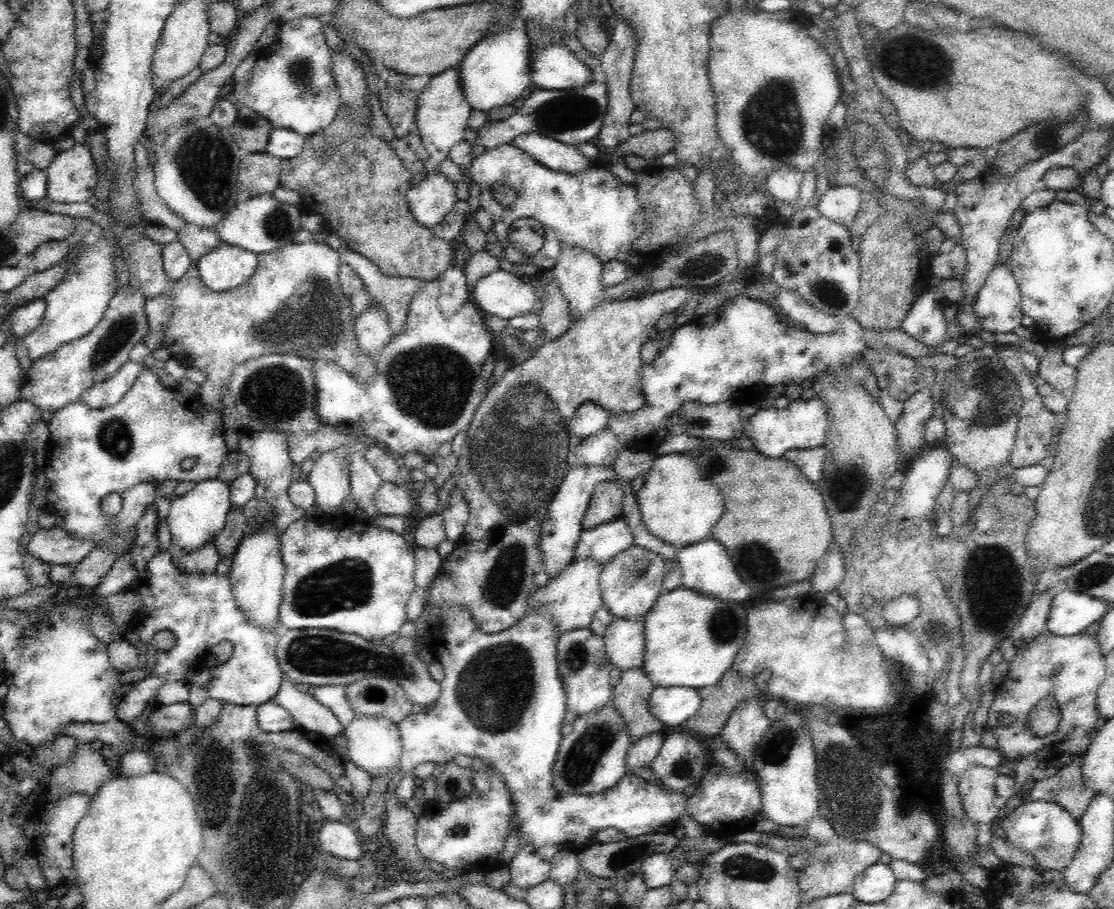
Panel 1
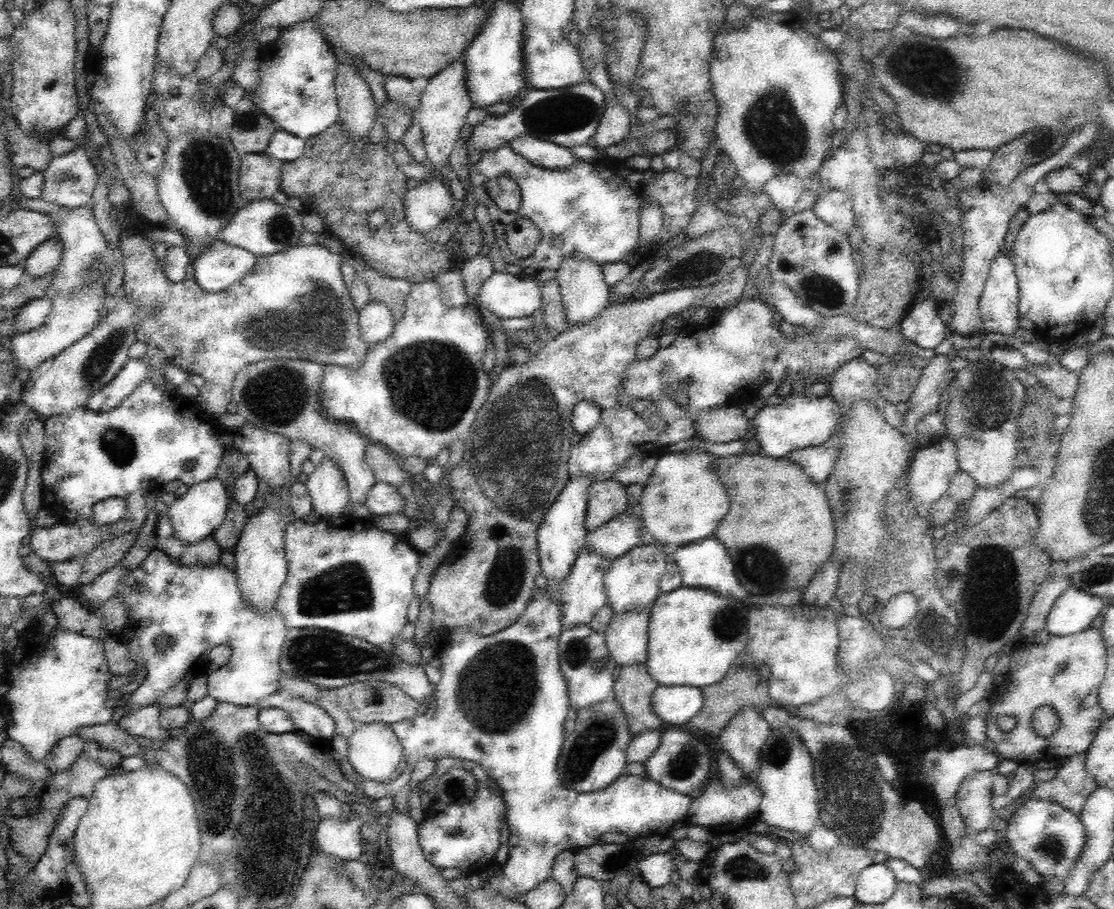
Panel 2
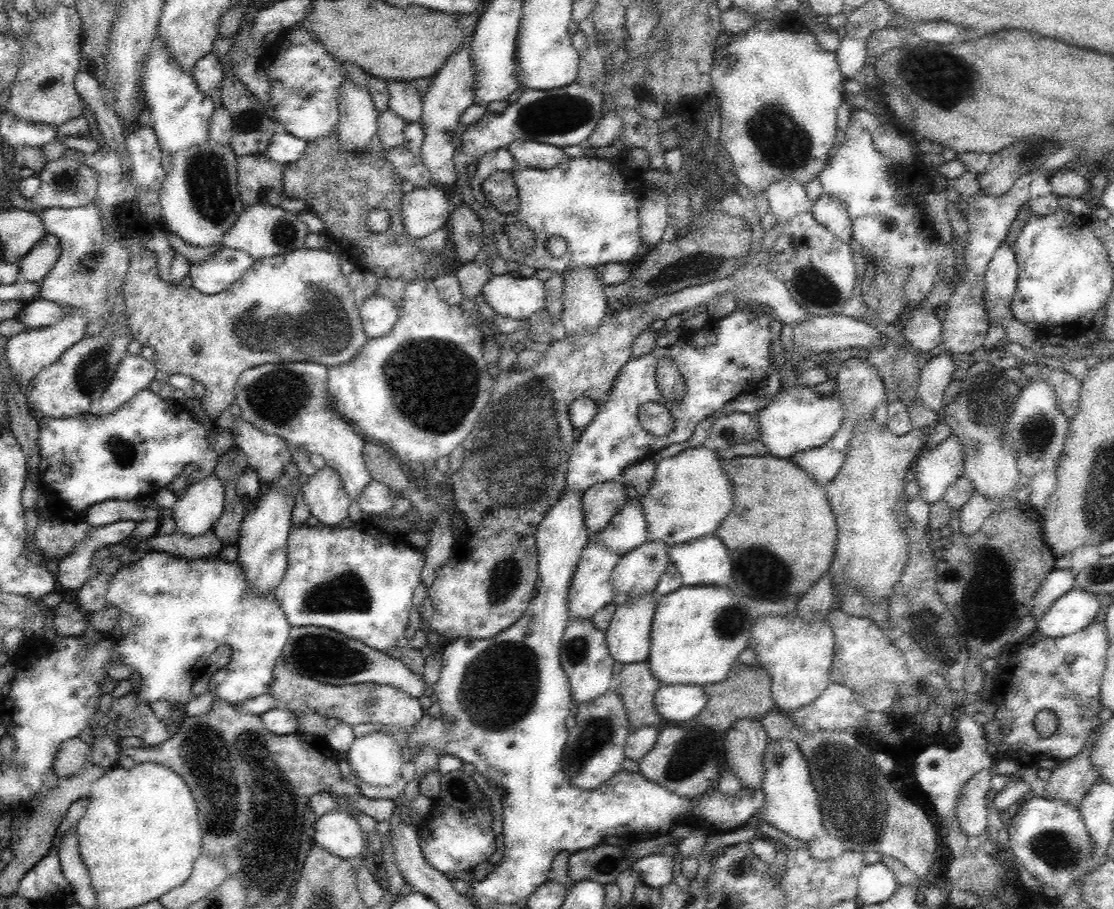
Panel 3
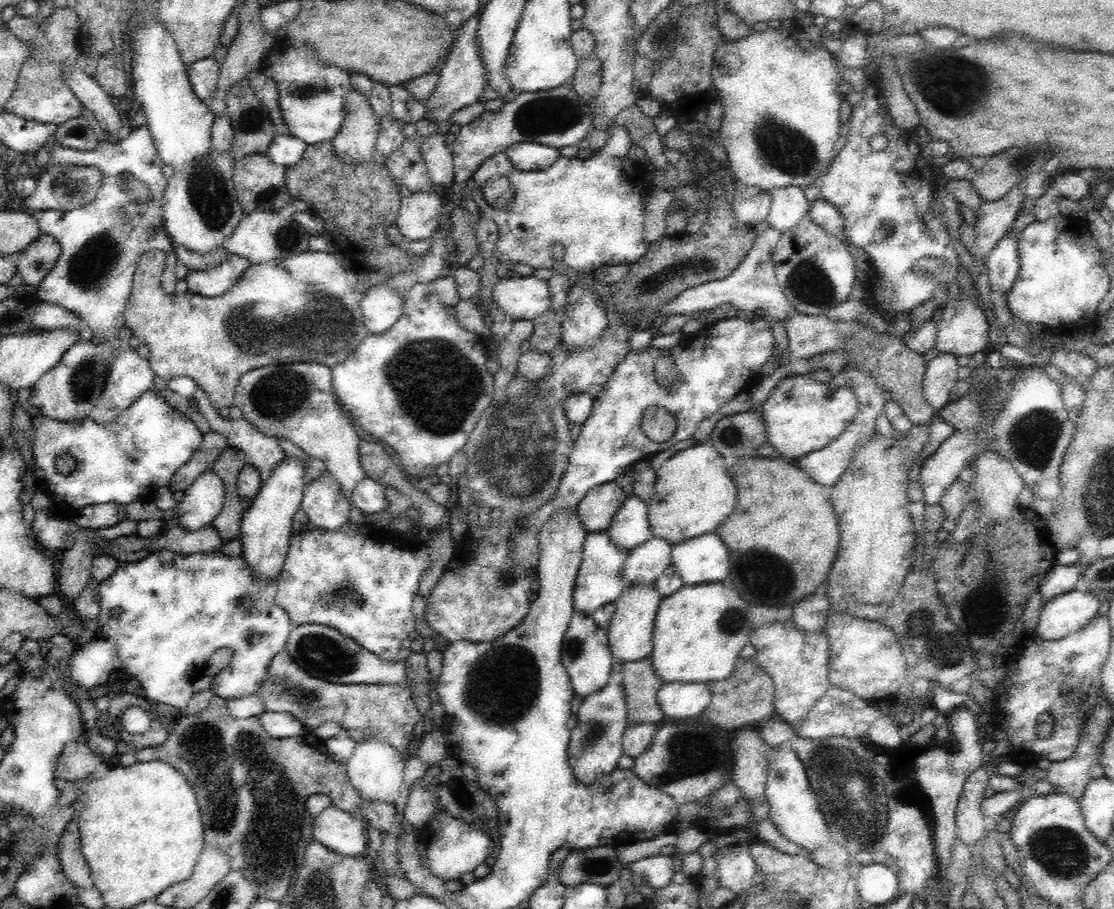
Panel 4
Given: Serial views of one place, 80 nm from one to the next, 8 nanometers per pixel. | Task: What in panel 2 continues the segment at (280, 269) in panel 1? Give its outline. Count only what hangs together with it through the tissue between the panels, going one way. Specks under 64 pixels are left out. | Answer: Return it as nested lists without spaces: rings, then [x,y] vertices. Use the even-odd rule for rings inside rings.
[[[122,230],[119,236],[119,245],[124,262],[123,286],[124,292],[126,292],[125,297],[136,303],[136,313],[138,313],[138,319],[140,319],[140,324],[136,327],[136,338],[148,344],[149,347],[160,348],[165,354],[166,364],[175,364],[178,368],[183,368],[188,373],[199,374],[204,378],[205,382],[201,388],[200,401],[202,409],[210,415],[217,418],[220,414],[226,412],[226,406],[232,402],[230,396],[236,372],[240,368],[244,368],[246,364],[258,362],[258,360],[266,360],[266,358],[300,358],[300,360],[312,360],[312,362],[320,362],[320,364],[335,364],[341,367],[358,368],[364,362],[371,346],[366,344],[364,339],[360,337],[360,327],[358,326],[359,312],[355,310],[350,292],[346,290],[346,283],[342,279],[341,266],[344,262],[340,258],[340,250],[332,250],[332,246],[324,248],[324,246],[316,243],[304,246],[296,245],[282,252],[257,256],[256,264],[252,267],[252,270],[240,278],[238,282],[235,282],[226,290],[208,292],[196,282],[195,277],[191,273],[180,282],[168,280],[161,263],[156,258],[154,244],[155,242],[151,238],[144,236],[140,232],[128,235],[126,231]]]

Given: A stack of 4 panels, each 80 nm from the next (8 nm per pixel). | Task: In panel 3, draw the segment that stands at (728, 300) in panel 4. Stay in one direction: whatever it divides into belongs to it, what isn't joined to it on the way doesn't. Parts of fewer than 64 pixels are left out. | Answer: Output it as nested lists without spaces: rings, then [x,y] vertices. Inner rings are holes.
[[[776,223],[773,228],[765,231],[759,253],[750,256],[749,261],[731,277],[686,287],[672,294],[662,294],[640,304],[625,304],[614,314],[608,313],[596,328],[584,330],[576,336],[566,334],[560,340],[552,340],[540,360],[536,360],[536,364],[530,368],[516,367],[495,378],[492,396],[462,444],[465,448],[462,466],[451,476],[454,494],[451,505],[454,510],[462,513],[465,524],[460,534],[456,535],[448,561],[437,573],[432,587],[427,590],[427,597],[430,597],[434,609],[428,622],[430,630],[446,636],[449,641],[460,636],[488,639],[506,630],[524,614],[528,603],[536,597],[536,580],[539,579],[535,532],[567,485],[568,459],[576,441],[572,435],[573,426],[568,418],[568,408],[572,402],[582,397],[588,397],[596,404],[604,404],[608,400],[616,377],[633,357],[631,348],[635,340],[654,321],[666,321],[674,315],[692,314],[703,309],[714,296],[726,290],[732,292],[730,288],[737,290],[738,302],[745,306],[764,307],[774,320],[784,325],[814,318],[791,297],[784,281],[776,278],[774,272],[770,271],[768,262],[762,259],[764,252],[773,247],[780,228],[782,223]]]

